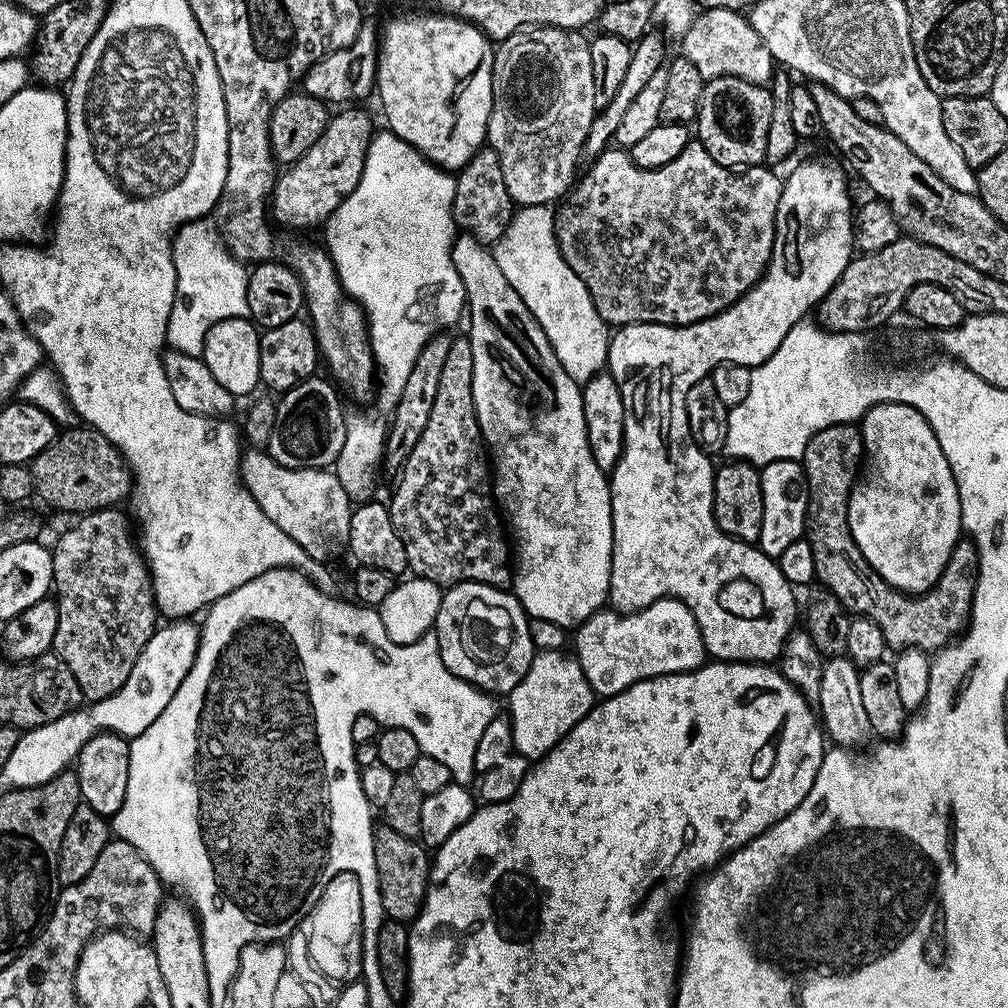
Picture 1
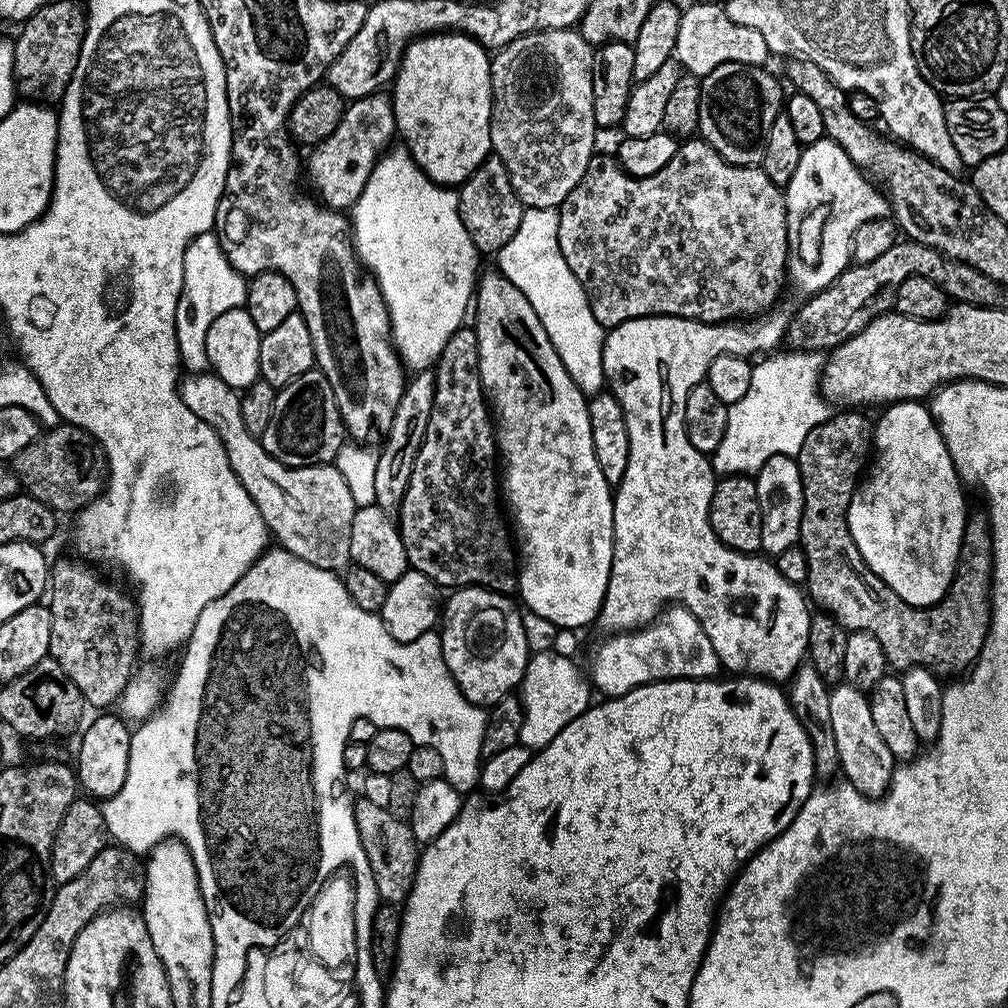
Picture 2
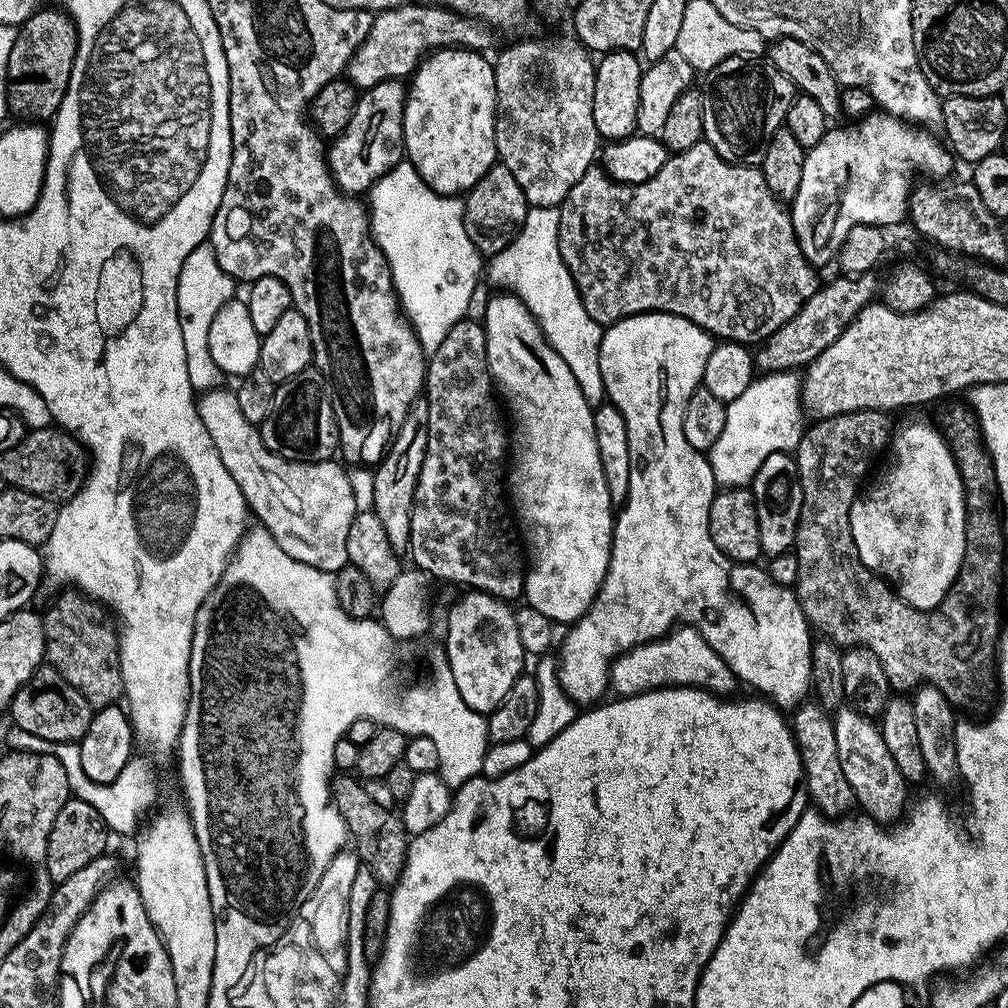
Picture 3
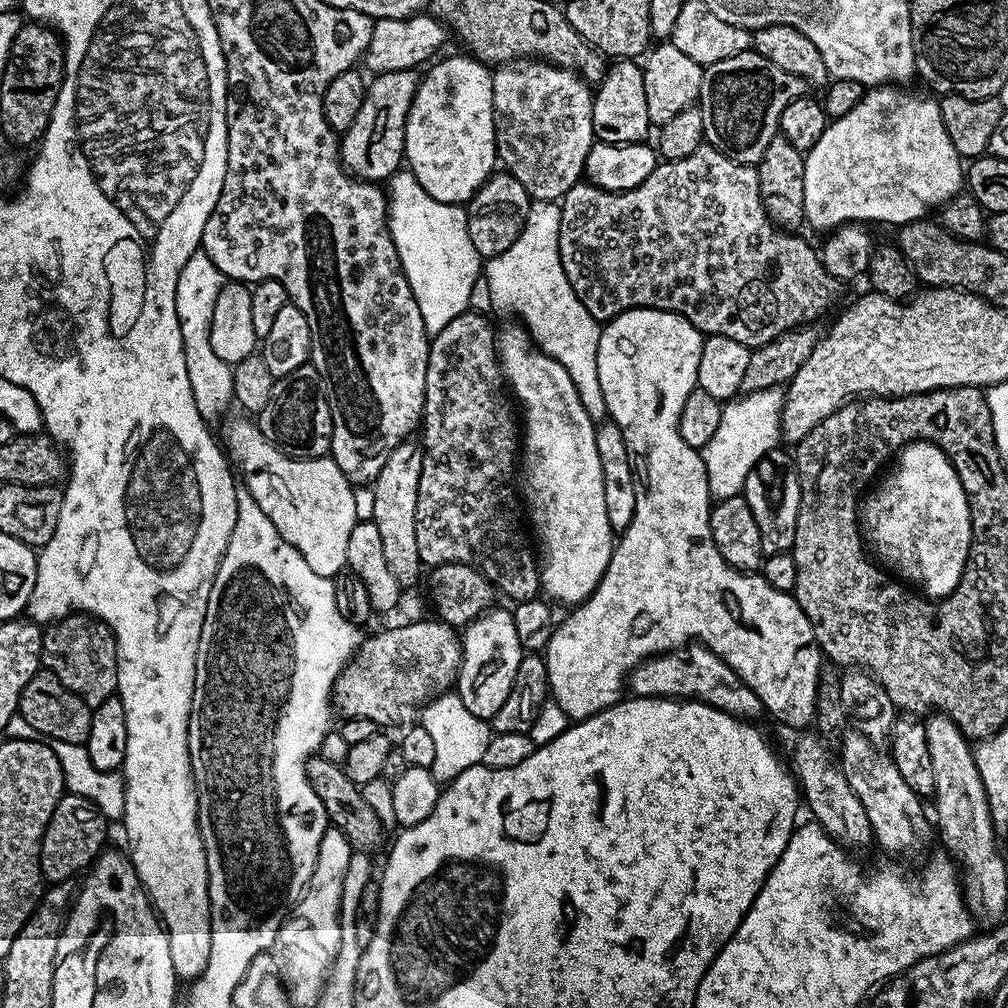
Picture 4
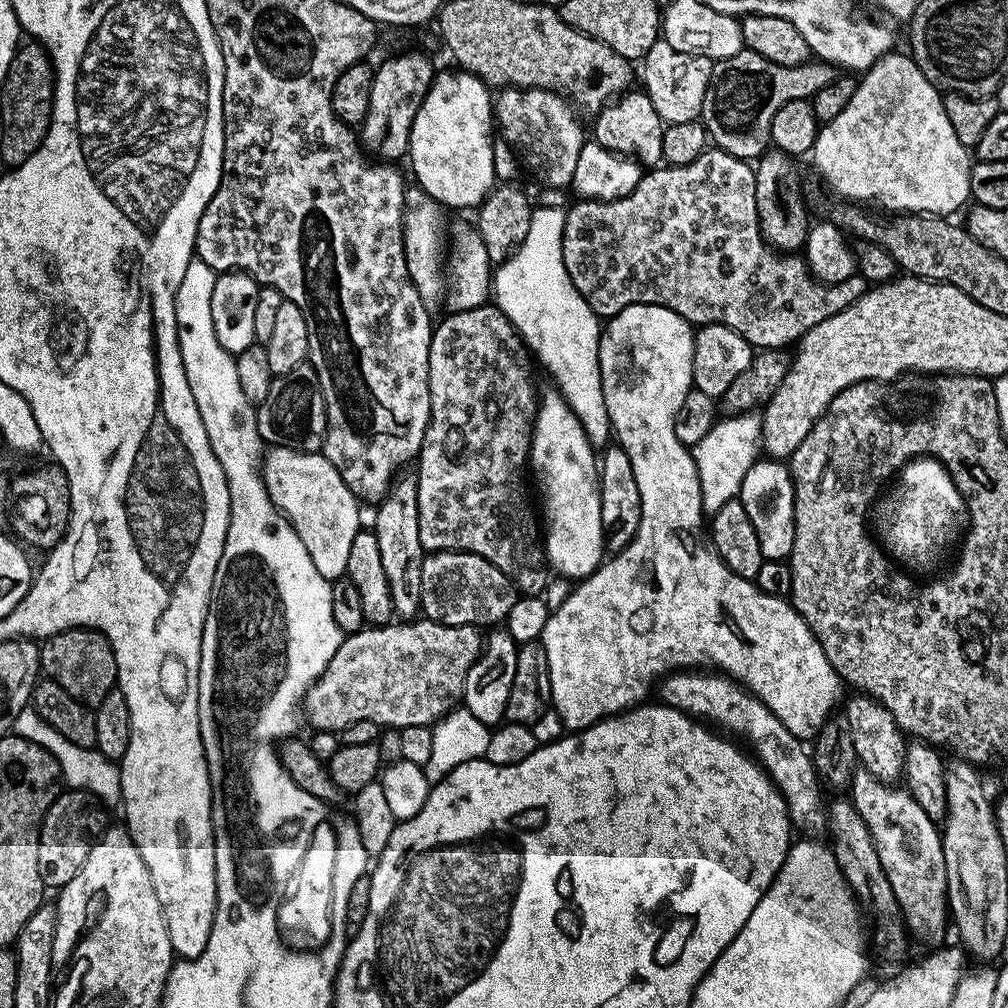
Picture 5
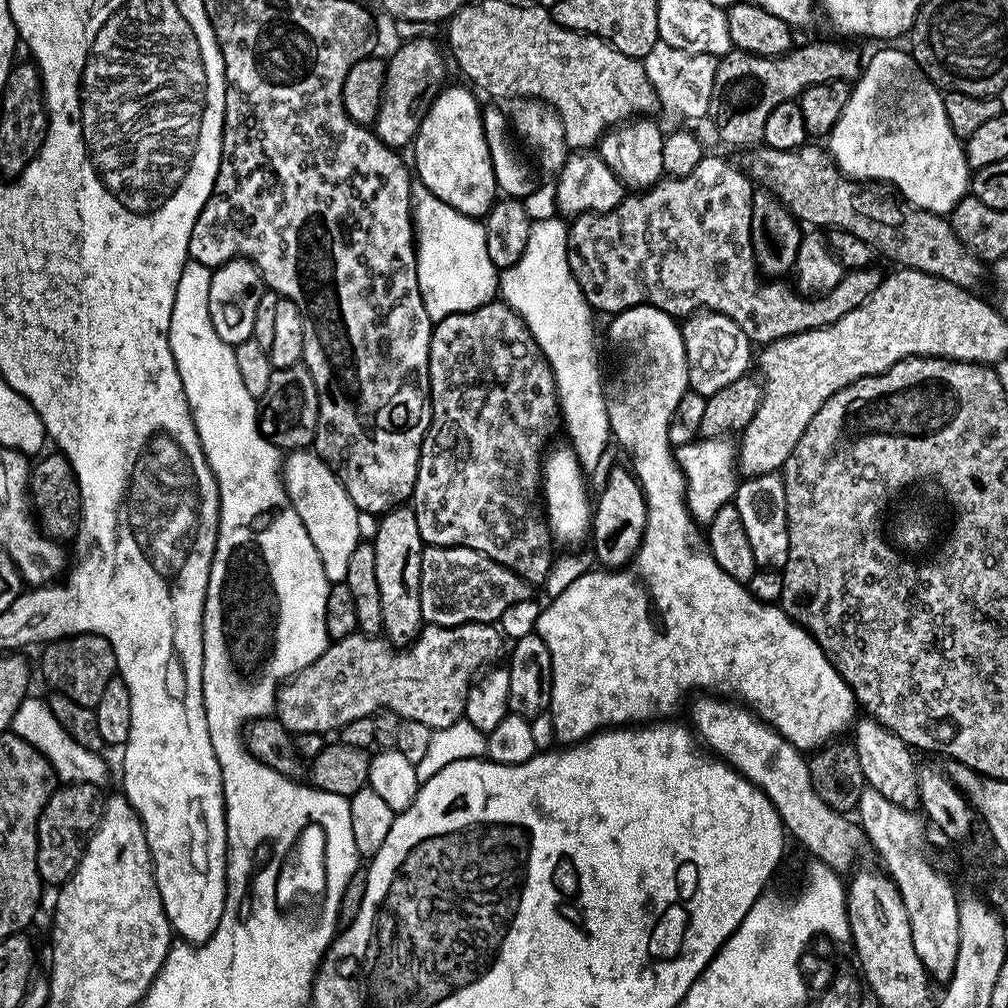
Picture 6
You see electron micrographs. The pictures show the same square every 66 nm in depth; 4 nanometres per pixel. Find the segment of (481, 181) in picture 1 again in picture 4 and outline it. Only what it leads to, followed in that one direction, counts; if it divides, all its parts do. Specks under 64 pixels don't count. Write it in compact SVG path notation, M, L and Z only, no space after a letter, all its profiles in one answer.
M493 171L488 181L476 191L466 205L470 240L482 258L491 258L510 250L526 226L530 197L526 186L509 172Z

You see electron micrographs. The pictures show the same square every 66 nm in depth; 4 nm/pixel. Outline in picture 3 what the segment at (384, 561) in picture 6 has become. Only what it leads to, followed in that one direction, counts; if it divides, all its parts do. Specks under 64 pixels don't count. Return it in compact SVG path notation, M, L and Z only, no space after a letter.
M418 398L406 410L406 418L402 418L402 426L388 445L388 451L375 465L372 477L374 478L374 498L371 511L382 522L386 529L386 538L390 538L390 546L394 546L397 554L407 553L410 542L410 518L412 517L412 503L418 486L418 474L422 470L422 462L426 454L426 442L428 441L428 401Z

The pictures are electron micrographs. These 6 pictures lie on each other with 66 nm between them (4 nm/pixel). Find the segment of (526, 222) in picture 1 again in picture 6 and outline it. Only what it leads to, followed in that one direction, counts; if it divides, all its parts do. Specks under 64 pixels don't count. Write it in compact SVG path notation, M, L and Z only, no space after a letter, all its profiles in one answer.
M551 214L552 216L548 216L545 218L545 220L539 220L537 219L535 223L533 223L532 229L530 230L530 238L526 238L526 250L522 250L522 258L518 258L518 262L514 266L510 266L509 268L503 269L502 275L499 277L499 295L502 297L503 303L507 304L509 308L512 308L516 311L516 313L519 314L519 316L522 318L522 322L527 326L527 328L530 330L530 334L534 338L534 342L538 342L538 346L542 350L542 354L546 358L546 362L550 366L550 370L554 374L554 382L556 383L556 398L560 401L560 416L562 417L562 428L564 424L564 428L566 431L568 431L568 438L567 440L570 443L570 446L574 450L576 457L578 458L578 462L580 463L581 468L584 469L585 473L592 474L592 471L595 470L596 467L599 466L600 463L604 460L604 451L608 448L608 440L610 444L610 437L612 436L612 427L610 426L610 418L608 417L608 398L606 395L606 384L605 381L602 379L600 381L600 364L598 361L596 361L596 332L594 329L592 329L592 316L594 317L594 309L591 304L589 304L588 300L584 297L582 294L582 290L578 286L578 282L574 278L574 274L570 270L570 262L568 261L568 229L569 225L565 223L563 219L559 215Z

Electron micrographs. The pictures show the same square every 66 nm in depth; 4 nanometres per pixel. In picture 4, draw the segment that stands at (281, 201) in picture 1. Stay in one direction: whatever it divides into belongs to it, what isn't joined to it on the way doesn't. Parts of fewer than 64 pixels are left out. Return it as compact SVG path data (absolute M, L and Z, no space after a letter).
M394 70L371 77L364 94L362 110L358 110L354 123L344 131L340 140L341 161L355 179L388 182L401 170L406 118L421 82L421 77L416 75L413 70Z

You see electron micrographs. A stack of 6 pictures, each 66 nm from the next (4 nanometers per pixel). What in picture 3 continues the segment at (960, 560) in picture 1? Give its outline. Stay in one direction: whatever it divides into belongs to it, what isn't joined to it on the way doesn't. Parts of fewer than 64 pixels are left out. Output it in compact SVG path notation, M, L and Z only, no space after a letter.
M968 406L950 409L948 412L948 425L943 425L942 435L944 439L947 440L948 447L952 449L952 456L955 458L956 464L960 468L960 477L964 483L964 504L968 507L970 543L968 545L968 555L965 559L964 566L960 570L960 576L954 582L954 586L951 592L948 593L948 597L946 597L937 608L931 608L928 612L918 610L914 606L907 604L883 576L877 576L875 572L871 572L862 562L862 558L858 558L858 550L854 546L854 534L850 530L850 506L856 500L862 485L865 483L864 475L867 474L868 467L872 464L872 459L874 459L880 451L881 455L881 453L889 447L890 428L888 432L888 418L889 417L885 415L885 413L878 412L874 408L867 408L861 412L843 412L840 416L826 416L817 419L815 423L813 423L816 425L814 425L813 428L811 425L811 427L801 435L800 445L794 450L796 469L800 475L800 485L802 486L802 510L798 518L798 530L796 531L796 543L794 545L794 551L798 558L798 582L796 583L794 591L804 611L804 617L807 618L809 625L811 625L821 637L832 640L835 644L839 644L841 649L844 650L849 648L869 648L870 650L874 650L874 654L878 654L878 658L882 662L882 670L886 670L886 678L893 689L915 690L922 684L929 684L938 690L942 690L942 694L946 694L946 698L953 706L961 706L960 704L968 704L971 700L976 700L979 696L987 694L988 679L990 679L991 676L993 679L994 676L994 661L998 656L998 645L1002 635L1002 629L1000 629L1000 587L1004 584L1004 532L1000 526L1000 512L996 509L998 493L996 491L994 466L992 465L992 459L990 458L987 448L984 447L984 437L980 434L980 423L976 421L975 412Z

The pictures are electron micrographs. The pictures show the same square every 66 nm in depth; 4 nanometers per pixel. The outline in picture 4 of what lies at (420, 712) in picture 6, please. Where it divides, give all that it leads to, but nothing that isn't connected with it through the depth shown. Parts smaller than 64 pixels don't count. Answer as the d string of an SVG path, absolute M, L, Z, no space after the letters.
M423 618L401 623L401 628L388 628L377 636L363 641L357 648L355 656L345 664L336 684L332 687L331 703L341 717L357 716L370 718L377 726L384 724L407 725L415 721L418 710L425 704L445 695L455 685L456 675L460 673L460 658L462 655L462 640L455 627L449 626L439 619Z

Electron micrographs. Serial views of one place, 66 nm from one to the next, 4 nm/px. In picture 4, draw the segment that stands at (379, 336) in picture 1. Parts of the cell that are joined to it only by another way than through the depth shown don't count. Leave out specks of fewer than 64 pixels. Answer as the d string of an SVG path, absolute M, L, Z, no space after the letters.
M406 168L391 177L386 190L389 197L388 229L391 230L391 238L398 250L399 262L410 284L411 293L418 302L423 325L428 334L433 336L469 309L468 302L482 274L482 257L470 240L467 209L463 205L438 202L436 198L432 198Z

